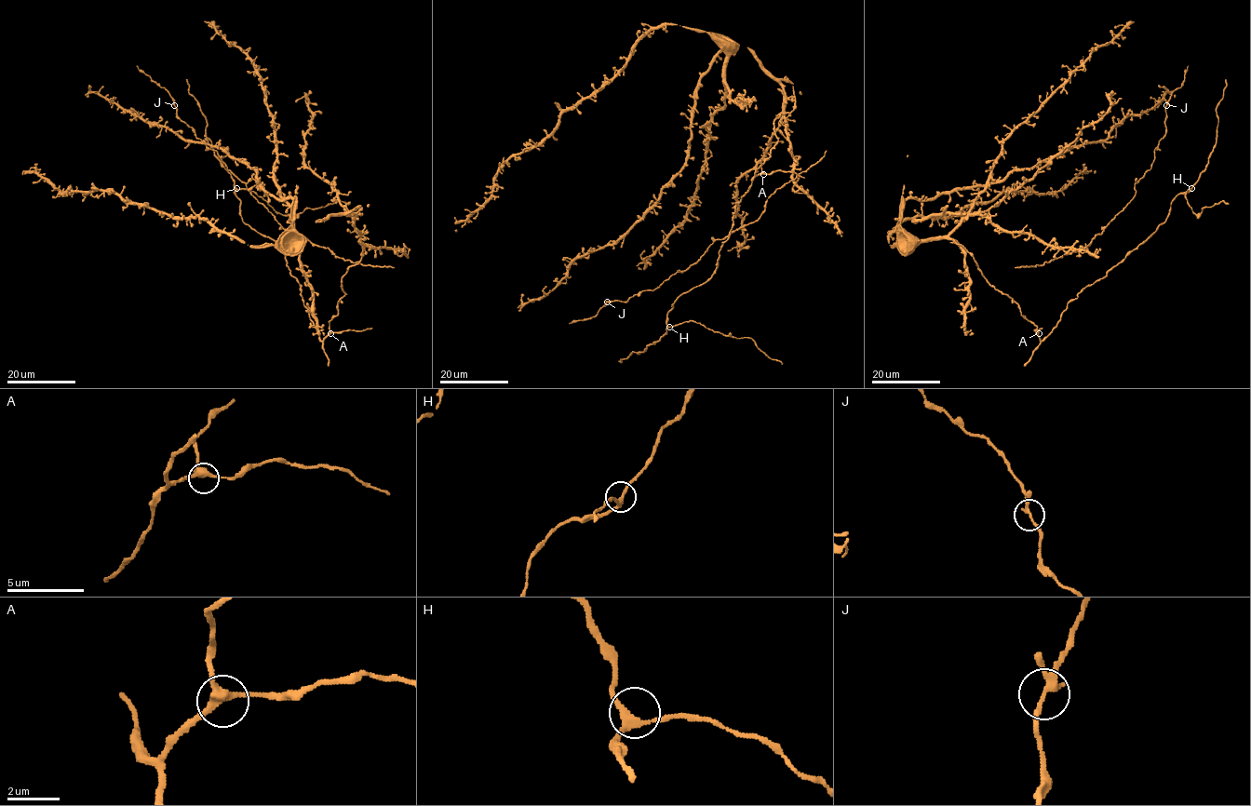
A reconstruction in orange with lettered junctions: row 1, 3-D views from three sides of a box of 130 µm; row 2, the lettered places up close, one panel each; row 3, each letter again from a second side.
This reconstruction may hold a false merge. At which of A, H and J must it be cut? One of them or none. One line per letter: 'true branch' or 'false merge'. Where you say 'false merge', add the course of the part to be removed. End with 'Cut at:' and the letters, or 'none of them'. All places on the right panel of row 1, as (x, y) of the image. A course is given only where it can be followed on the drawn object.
A: true branch
H: true branch
J: true branch
Cut at: none of them

